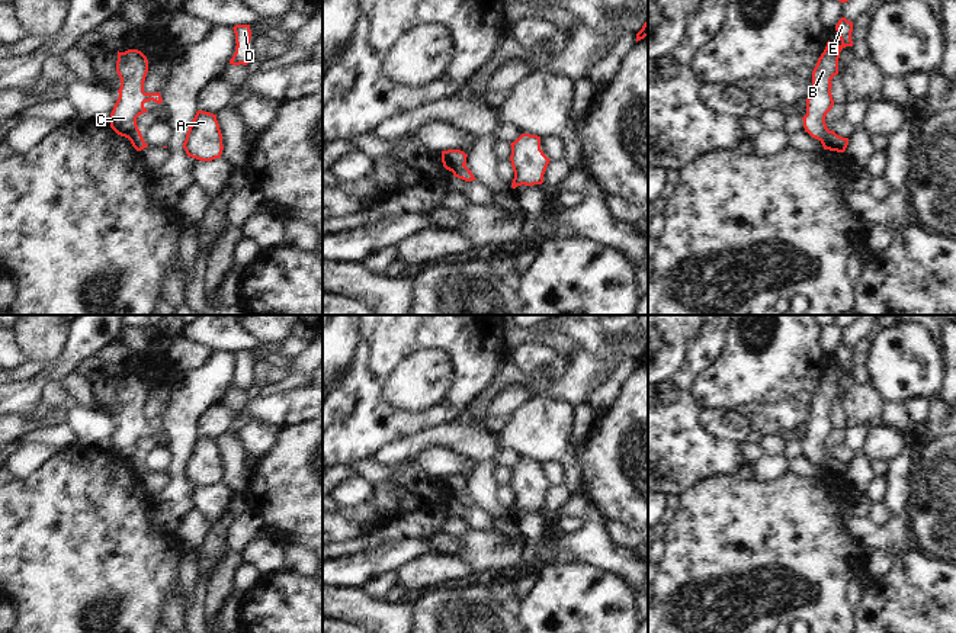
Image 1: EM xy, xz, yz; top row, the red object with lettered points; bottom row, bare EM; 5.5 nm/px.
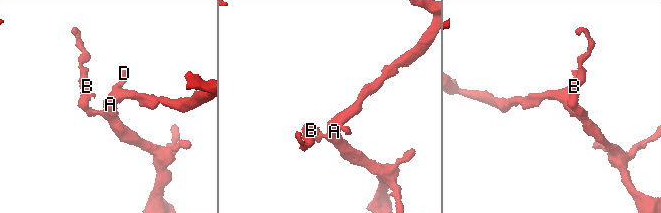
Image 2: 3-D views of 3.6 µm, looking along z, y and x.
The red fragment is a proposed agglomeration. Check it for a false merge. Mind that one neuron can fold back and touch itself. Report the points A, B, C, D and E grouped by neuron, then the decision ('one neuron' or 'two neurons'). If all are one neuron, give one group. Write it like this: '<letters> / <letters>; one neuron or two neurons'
A D / B C E; two neurons

